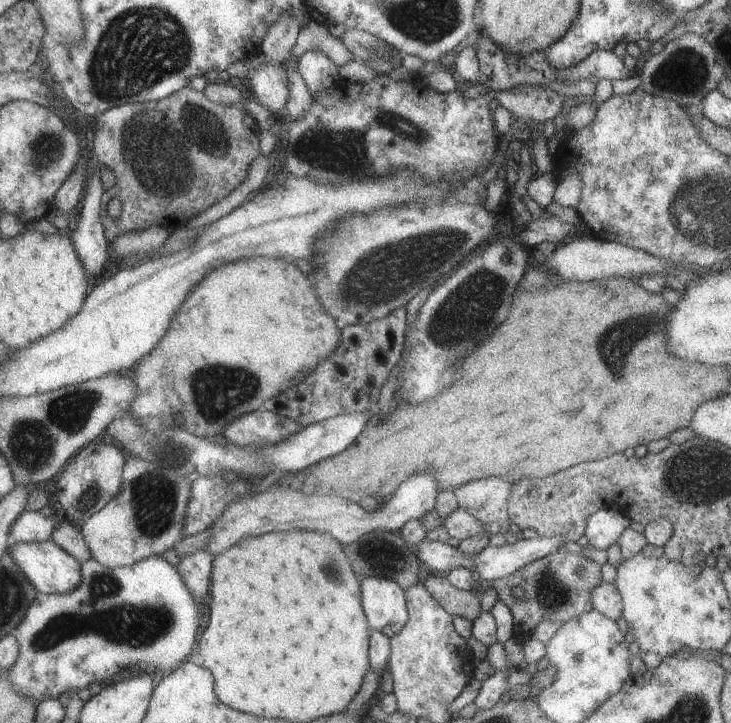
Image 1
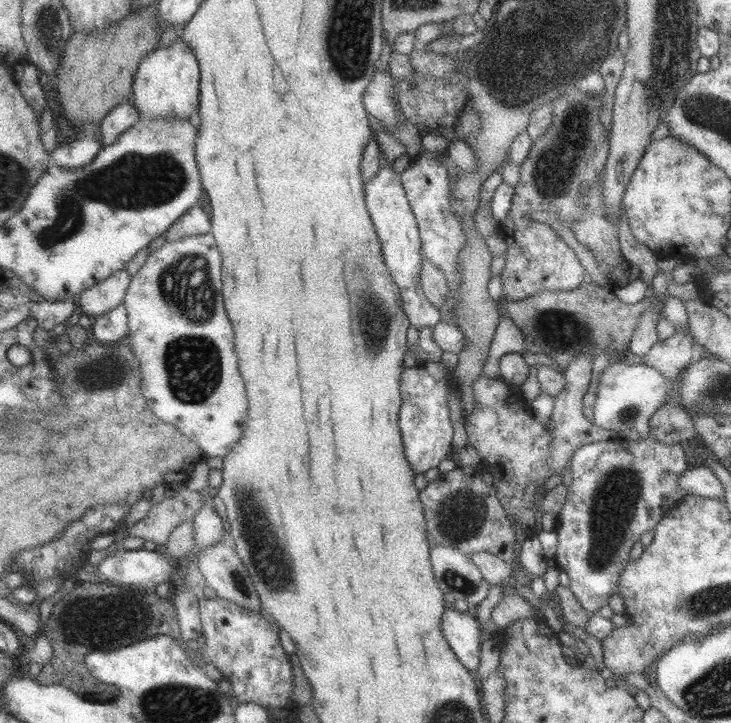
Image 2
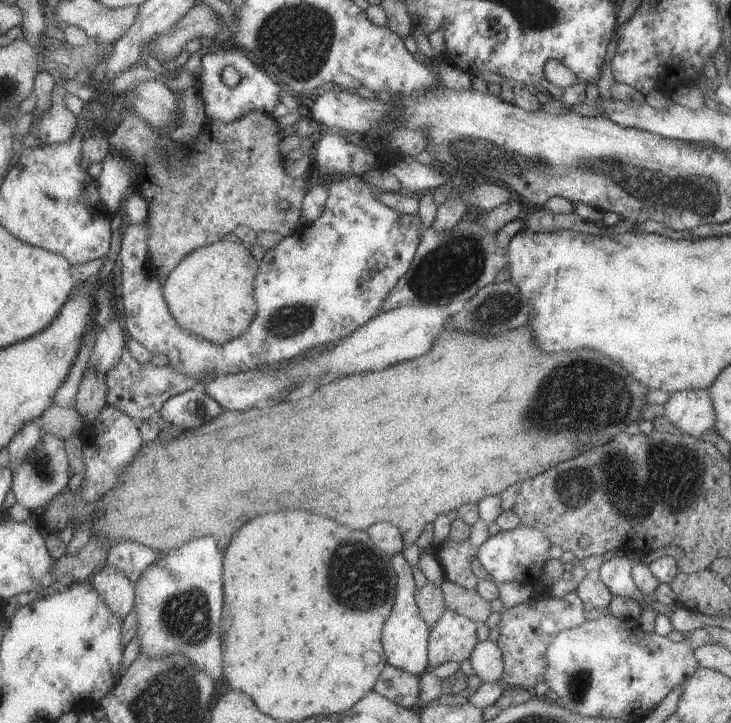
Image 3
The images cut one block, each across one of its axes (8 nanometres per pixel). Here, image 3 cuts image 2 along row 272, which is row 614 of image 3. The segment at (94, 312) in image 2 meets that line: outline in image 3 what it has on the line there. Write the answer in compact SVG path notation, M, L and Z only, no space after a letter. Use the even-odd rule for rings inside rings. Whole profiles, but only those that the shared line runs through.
M107 564L102 567L91 576L89 583L109 612L122 621L134 608L134 585L118 568Z

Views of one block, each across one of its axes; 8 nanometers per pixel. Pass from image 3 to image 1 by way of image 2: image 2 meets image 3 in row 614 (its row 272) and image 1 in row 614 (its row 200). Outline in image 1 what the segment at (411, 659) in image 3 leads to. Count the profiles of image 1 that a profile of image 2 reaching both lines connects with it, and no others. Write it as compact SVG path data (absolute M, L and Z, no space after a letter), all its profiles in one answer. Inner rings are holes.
M361 577L358 581L368 628L391 638L408 619L404 590L391 579Z

